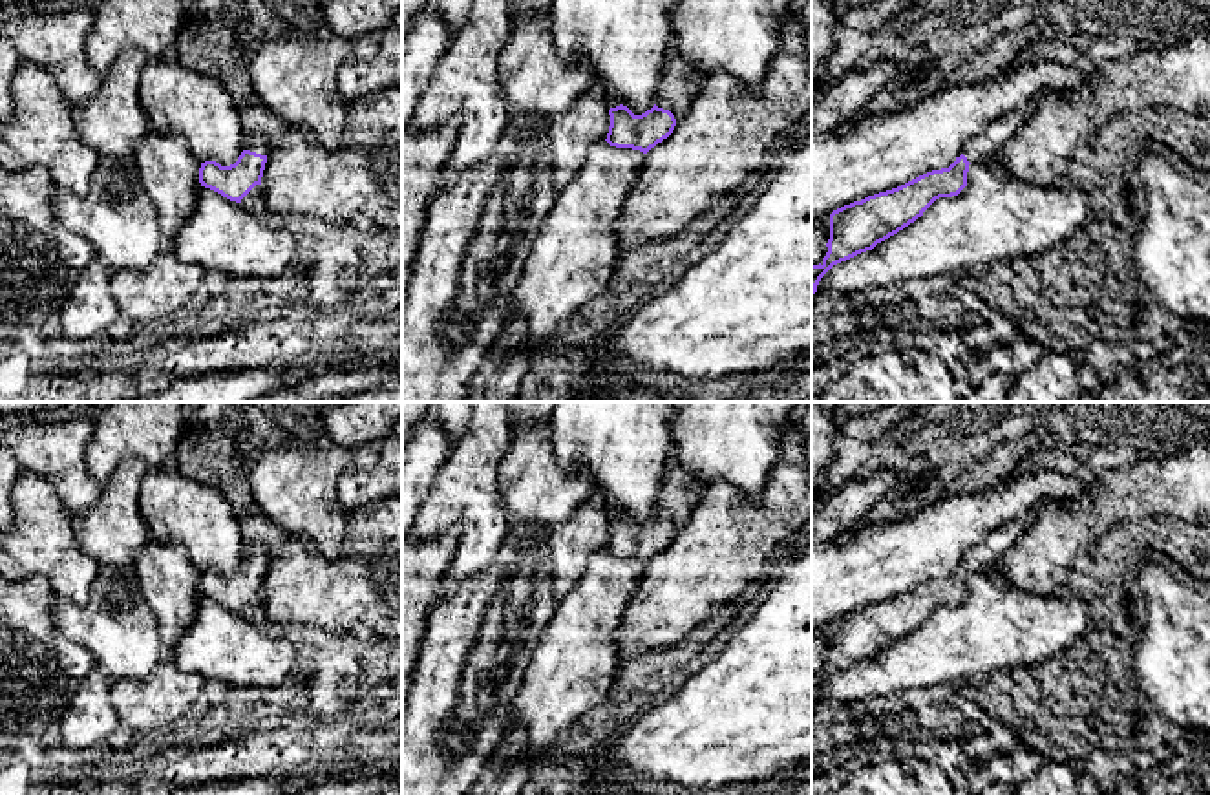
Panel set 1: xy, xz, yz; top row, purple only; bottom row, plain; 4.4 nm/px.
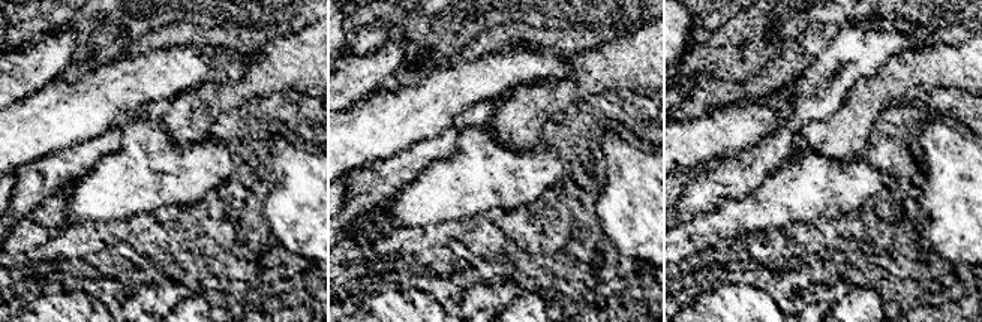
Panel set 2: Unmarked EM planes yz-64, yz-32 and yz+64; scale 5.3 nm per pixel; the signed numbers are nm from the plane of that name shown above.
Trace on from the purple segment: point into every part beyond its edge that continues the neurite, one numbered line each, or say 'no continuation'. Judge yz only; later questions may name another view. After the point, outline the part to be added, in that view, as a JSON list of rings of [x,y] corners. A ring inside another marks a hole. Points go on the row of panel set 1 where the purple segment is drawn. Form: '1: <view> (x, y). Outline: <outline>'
1: yz (998, 132). Outline: [[[1042,97],[1031,99],[1020,110],[1005,113],[989,122],[976,137],[972,137],[965,144],[963,155],[967,157],[967,161],[978,163],[982,159],[987,159],[1005,143],[1009,143],[1029,121],[1040,99]]]

